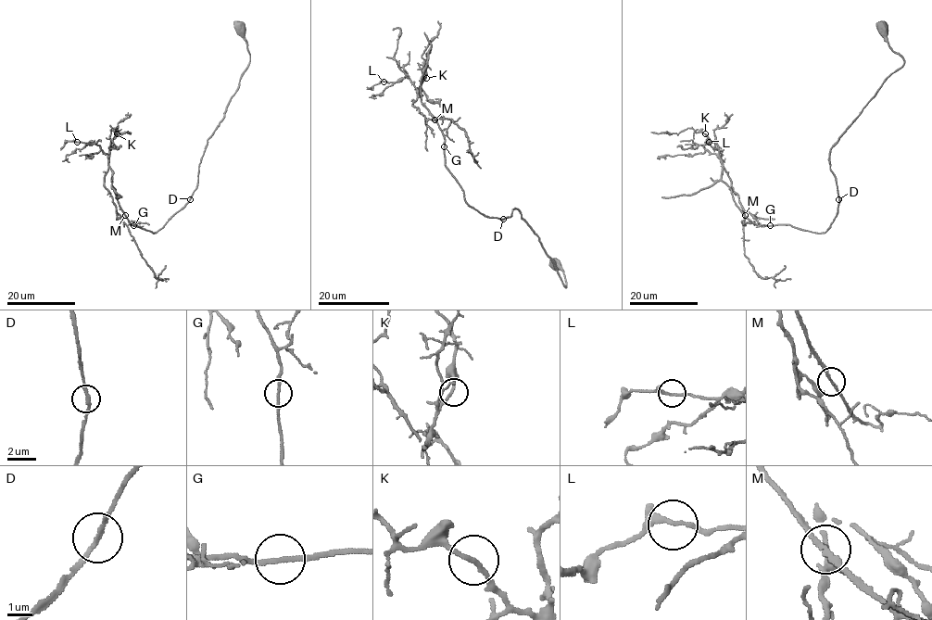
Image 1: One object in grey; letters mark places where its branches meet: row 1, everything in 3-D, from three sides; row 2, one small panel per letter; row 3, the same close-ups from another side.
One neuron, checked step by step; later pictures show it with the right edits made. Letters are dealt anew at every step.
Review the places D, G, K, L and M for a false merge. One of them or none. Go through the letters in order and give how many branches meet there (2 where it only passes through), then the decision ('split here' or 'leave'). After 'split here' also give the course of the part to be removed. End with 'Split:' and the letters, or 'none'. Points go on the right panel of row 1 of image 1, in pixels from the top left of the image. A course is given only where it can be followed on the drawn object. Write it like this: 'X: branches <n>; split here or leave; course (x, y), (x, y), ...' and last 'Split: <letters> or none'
D: branches 2; leave
G: branches 2; leave
K: branches 2; leave
L: branches 2; leave
M: branches 2; leave
Split: none

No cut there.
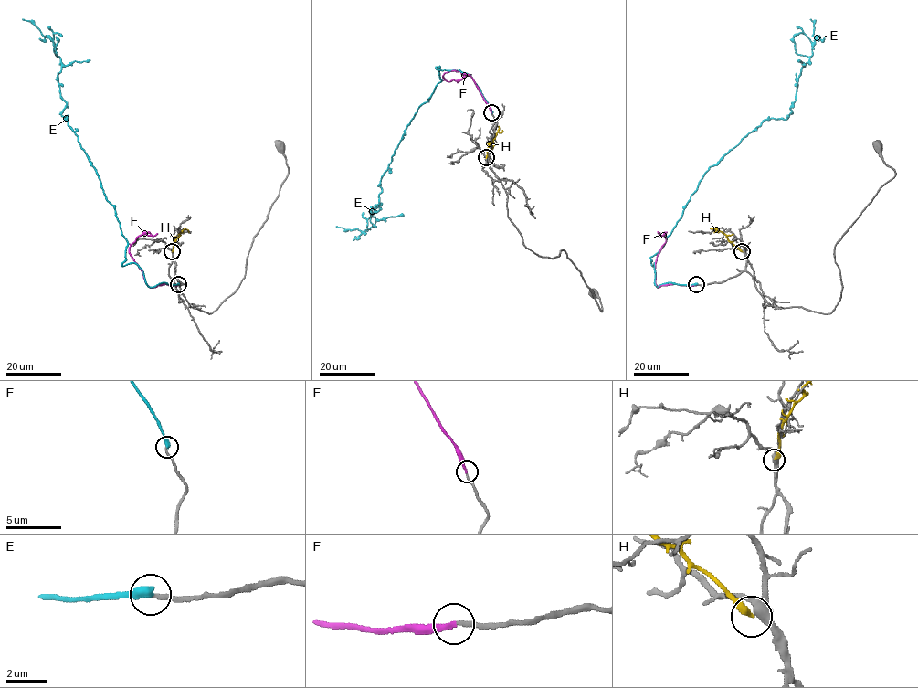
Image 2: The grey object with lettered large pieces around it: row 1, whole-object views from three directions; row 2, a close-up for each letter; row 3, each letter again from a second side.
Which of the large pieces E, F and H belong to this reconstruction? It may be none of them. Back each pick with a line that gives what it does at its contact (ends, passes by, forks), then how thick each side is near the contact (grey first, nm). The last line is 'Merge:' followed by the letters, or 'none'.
F: it ends there; 180 nm thick on the grey side, 240 nm on the other
Merge: F

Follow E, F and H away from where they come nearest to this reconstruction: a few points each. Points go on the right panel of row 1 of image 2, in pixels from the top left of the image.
E: (697, 284), (658, 287), (650, 258), (704, 174), (764, 120), (788, 118), (801, 68), (812, 55), (810, 19)
F: (696, 285), (662, 285), (658, 288), (655, 270), (657, 256), (666, 241), (664, 234), (658, 233)
H: (742, 251), (721, 231), (716, 228), (713, 232)

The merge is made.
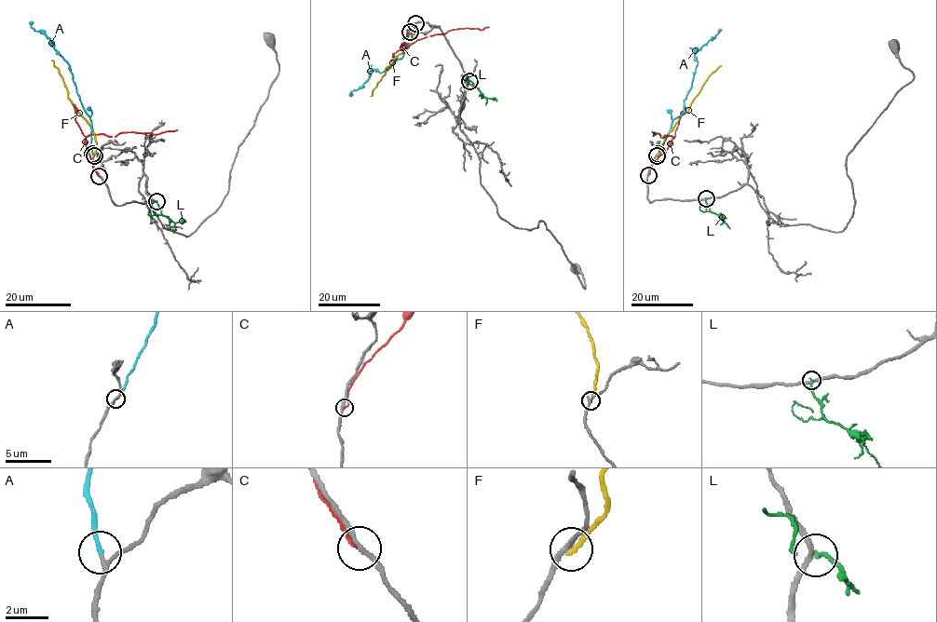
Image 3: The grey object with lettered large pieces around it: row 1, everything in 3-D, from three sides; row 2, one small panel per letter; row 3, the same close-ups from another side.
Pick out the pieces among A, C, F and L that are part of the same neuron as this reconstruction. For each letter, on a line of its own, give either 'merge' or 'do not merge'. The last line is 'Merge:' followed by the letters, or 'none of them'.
A: merge
C: do not merge
F: do not merge
L: do not merge
Merge: A

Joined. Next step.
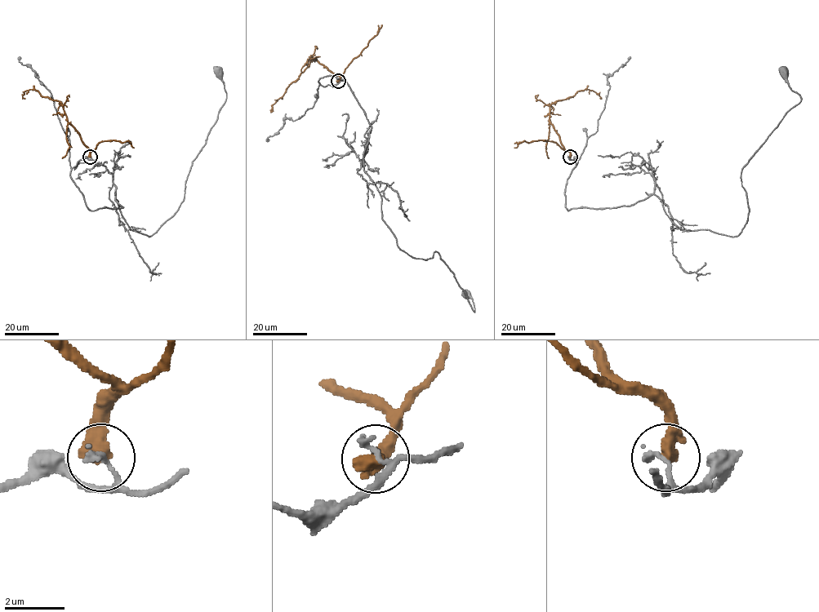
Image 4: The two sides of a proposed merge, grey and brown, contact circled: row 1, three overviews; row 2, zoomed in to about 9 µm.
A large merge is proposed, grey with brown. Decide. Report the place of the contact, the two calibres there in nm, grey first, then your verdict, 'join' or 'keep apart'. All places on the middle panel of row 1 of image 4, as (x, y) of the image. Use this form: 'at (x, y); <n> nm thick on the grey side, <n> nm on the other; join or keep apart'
at (338, 81); 200 nm thick on the grey side, 600 nm on the other; keep apart

